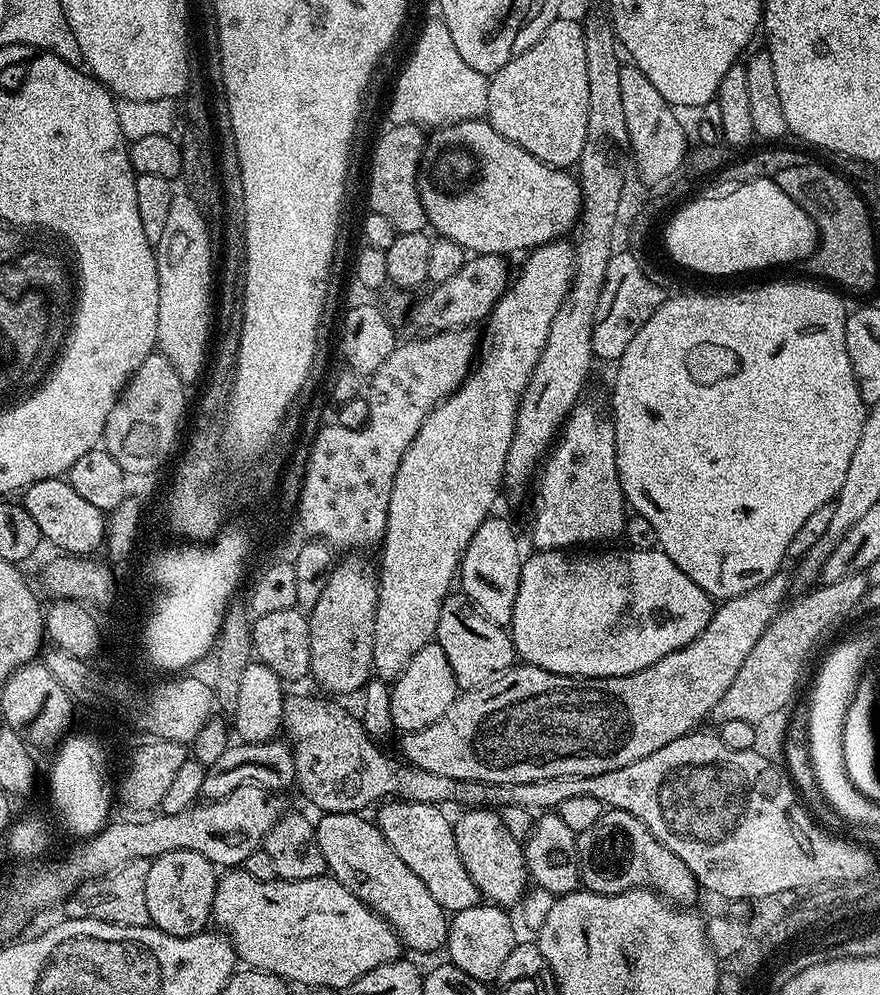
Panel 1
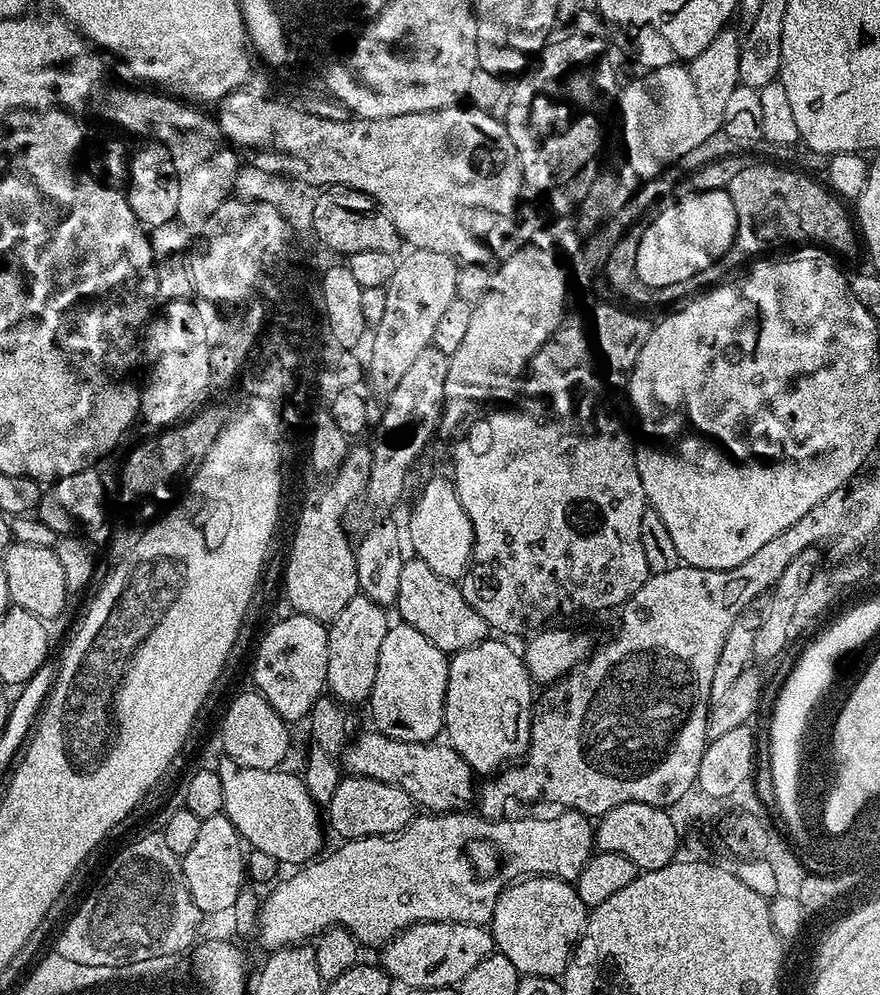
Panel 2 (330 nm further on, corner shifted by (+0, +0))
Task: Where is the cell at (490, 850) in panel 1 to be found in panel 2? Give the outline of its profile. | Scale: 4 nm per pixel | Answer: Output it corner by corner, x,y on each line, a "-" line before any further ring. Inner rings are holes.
558,876
521,878
504,889
494,906
490,931
495,951
510,958
523,975
563,977
576,943
584,935
589,911
567,880

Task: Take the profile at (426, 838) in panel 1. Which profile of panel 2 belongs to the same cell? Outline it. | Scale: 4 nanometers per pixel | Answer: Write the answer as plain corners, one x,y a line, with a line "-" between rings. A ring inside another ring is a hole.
345,775
326,805
326,820
344,840
361,840
364,836
395,836
414,818
410,794
396,784
378,782
369,776

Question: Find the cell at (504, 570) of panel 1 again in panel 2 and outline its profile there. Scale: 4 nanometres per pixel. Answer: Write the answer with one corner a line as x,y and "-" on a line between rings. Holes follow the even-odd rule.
432,476
421,486
420,493
412,504
412,513
408,516
406,540
408,544
412,543
412,548
416,551
413,552
415,559
426,562
426,566
430,566
430,570
434,570
438,578
459,582
464,579
464,573
472,562
474,530
470,526
466,510
462,510
455,483
445,476

